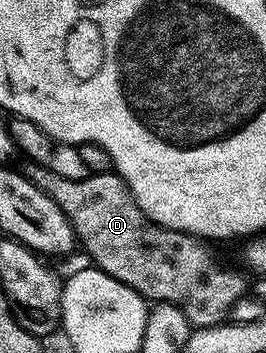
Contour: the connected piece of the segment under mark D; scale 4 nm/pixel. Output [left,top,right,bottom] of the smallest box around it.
[22,162,236,330]

